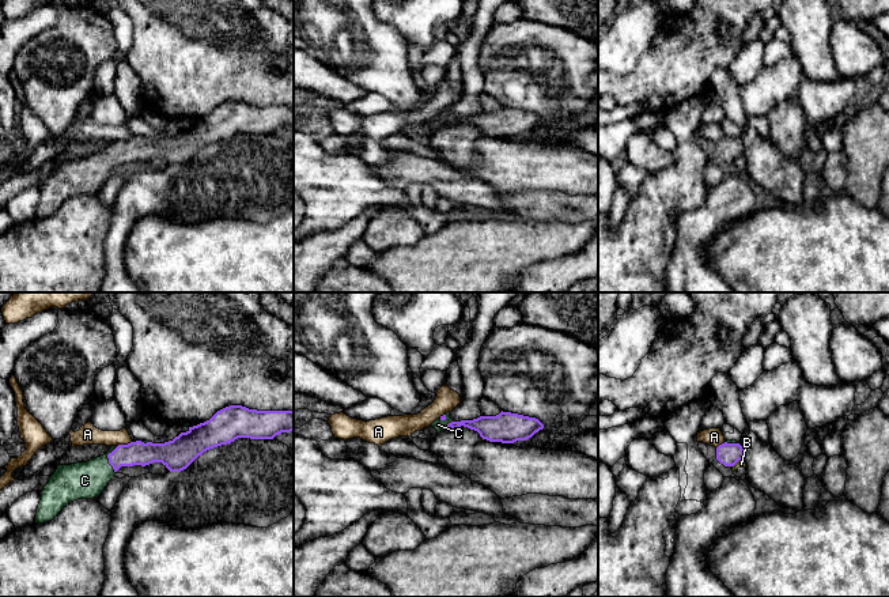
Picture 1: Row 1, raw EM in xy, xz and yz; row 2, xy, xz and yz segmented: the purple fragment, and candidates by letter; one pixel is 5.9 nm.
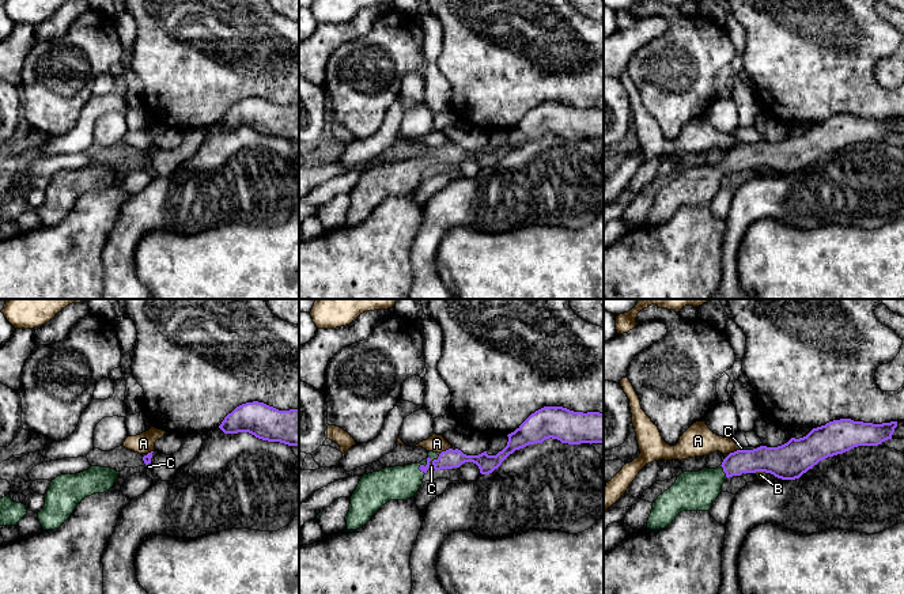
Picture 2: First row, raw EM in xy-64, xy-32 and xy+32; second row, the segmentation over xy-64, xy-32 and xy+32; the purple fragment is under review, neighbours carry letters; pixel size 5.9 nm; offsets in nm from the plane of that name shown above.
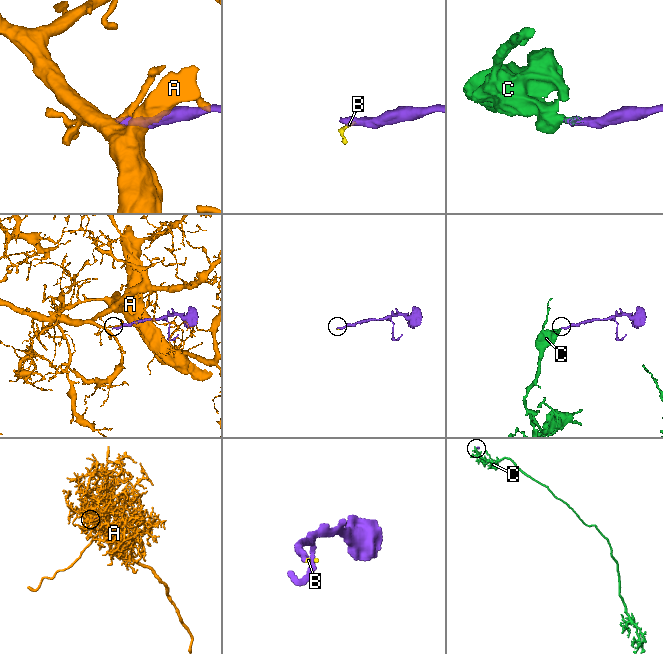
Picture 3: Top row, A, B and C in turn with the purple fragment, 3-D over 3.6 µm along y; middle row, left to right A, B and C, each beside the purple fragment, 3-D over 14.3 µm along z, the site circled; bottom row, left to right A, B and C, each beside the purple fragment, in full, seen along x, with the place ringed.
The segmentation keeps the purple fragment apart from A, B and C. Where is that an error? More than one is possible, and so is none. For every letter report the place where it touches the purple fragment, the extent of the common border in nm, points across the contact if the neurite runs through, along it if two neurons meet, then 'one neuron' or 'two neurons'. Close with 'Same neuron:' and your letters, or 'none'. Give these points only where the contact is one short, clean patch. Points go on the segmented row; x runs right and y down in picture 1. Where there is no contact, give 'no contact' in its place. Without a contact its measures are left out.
A: contact xy (124, 445); length 90 nm; border xy (131, 441), (117, 446); two neurons
B: contact yz (737, 461); length 80 nm; border yz (742, 458), (733, 467); two neurons
C: contact xy (108, 457); length 160 nm; way xy (136, 453), (108, 457), (84, 480); one neuron
Same neuron: C

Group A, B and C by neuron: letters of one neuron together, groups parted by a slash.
A / B / C

